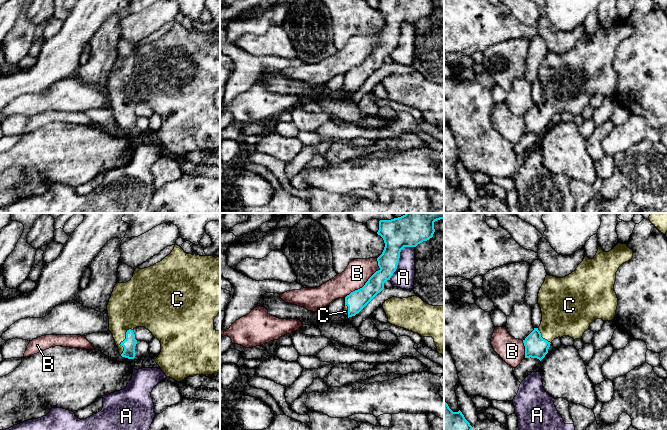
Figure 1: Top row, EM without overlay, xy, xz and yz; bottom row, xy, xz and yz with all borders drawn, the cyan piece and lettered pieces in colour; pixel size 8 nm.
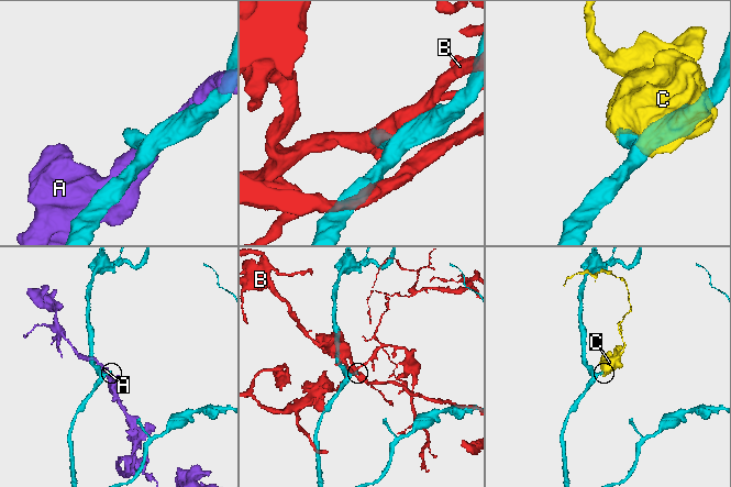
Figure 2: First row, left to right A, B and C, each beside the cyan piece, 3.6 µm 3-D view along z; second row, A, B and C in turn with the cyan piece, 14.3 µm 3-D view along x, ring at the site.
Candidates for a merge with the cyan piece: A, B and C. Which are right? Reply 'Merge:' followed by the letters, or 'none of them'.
Merge: C

